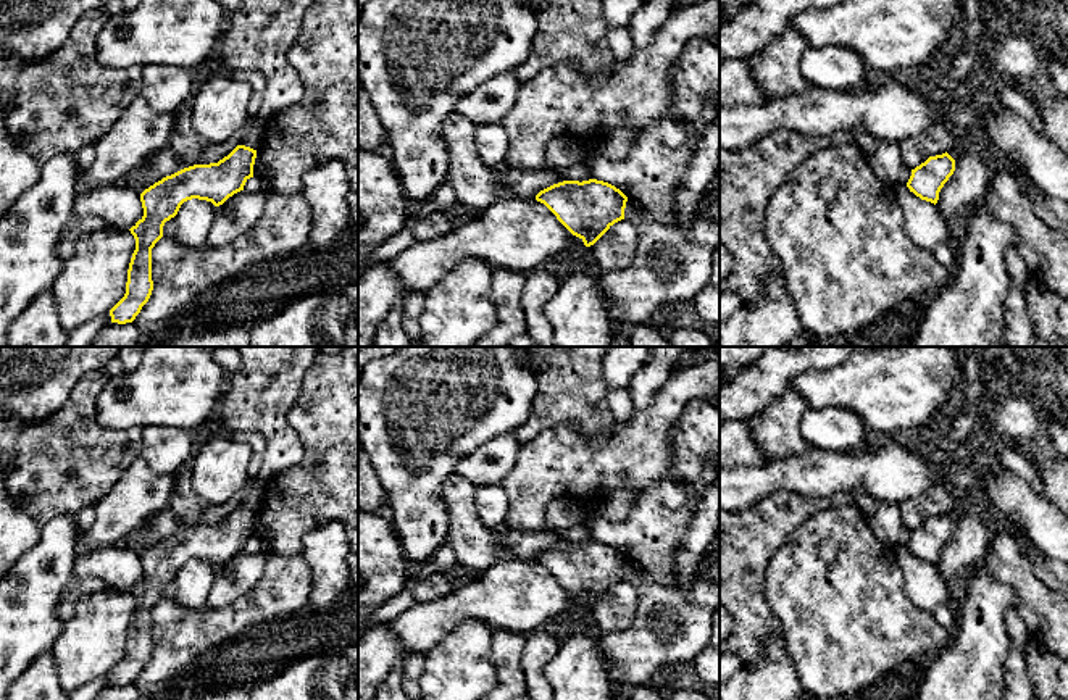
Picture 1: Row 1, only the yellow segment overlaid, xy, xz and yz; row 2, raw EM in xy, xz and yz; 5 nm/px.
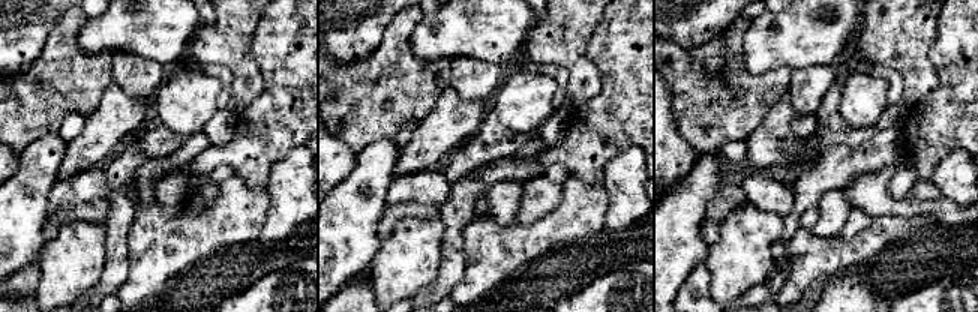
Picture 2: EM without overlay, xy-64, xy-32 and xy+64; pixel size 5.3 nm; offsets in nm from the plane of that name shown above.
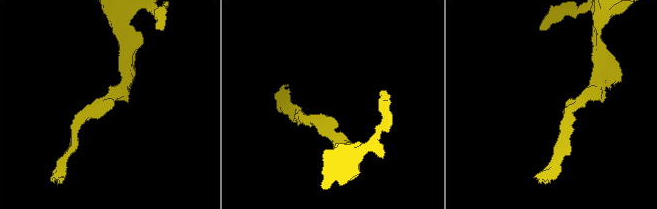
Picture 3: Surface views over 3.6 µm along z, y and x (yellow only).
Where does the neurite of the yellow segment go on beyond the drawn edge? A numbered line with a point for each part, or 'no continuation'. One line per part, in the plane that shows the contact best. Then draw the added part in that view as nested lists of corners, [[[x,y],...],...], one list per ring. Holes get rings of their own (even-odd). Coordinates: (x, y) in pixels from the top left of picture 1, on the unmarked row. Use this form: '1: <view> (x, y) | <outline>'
no continuation

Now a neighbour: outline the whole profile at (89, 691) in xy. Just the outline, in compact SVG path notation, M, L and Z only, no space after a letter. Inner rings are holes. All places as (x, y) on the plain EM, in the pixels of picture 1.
M110 674L100 676L68 695L68 700L94 700L105 687L111 684Z

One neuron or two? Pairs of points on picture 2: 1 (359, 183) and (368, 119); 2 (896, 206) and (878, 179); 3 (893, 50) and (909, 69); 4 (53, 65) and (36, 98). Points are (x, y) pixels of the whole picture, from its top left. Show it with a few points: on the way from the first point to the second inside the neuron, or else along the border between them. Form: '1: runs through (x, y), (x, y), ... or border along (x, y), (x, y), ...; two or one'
1: border along (392, 137), (371, 141), (357, 155); two
2: runs through (888, 201), (878, 191), (878, 186); one
3: runs through (897, 54), (908, 65); one
4: runs through (53, 72), (53, 81), (44, 90); one

